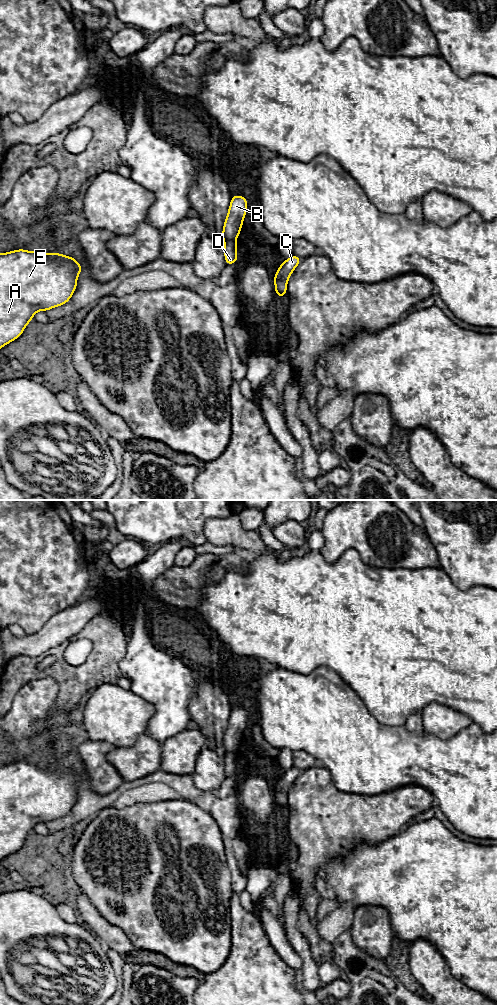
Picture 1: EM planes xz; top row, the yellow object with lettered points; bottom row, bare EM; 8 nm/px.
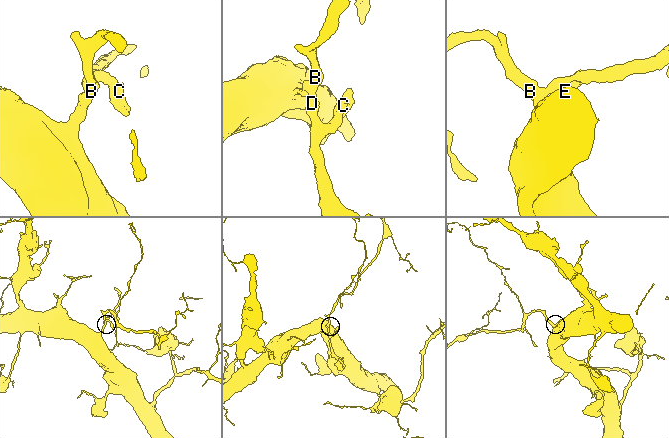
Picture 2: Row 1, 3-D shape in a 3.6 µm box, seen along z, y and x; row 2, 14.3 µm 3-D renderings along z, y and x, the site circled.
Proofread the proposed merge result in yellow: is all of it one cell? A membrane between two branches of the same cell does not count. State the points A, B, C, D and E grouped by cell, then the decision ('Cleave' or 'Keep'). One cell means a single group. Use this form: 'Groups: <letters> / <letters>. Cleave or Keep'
Groups: A B E / C D. Cleave

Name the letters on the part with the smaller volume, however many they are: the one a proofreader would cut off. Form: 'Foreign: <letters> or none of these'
Foreign: C, D

